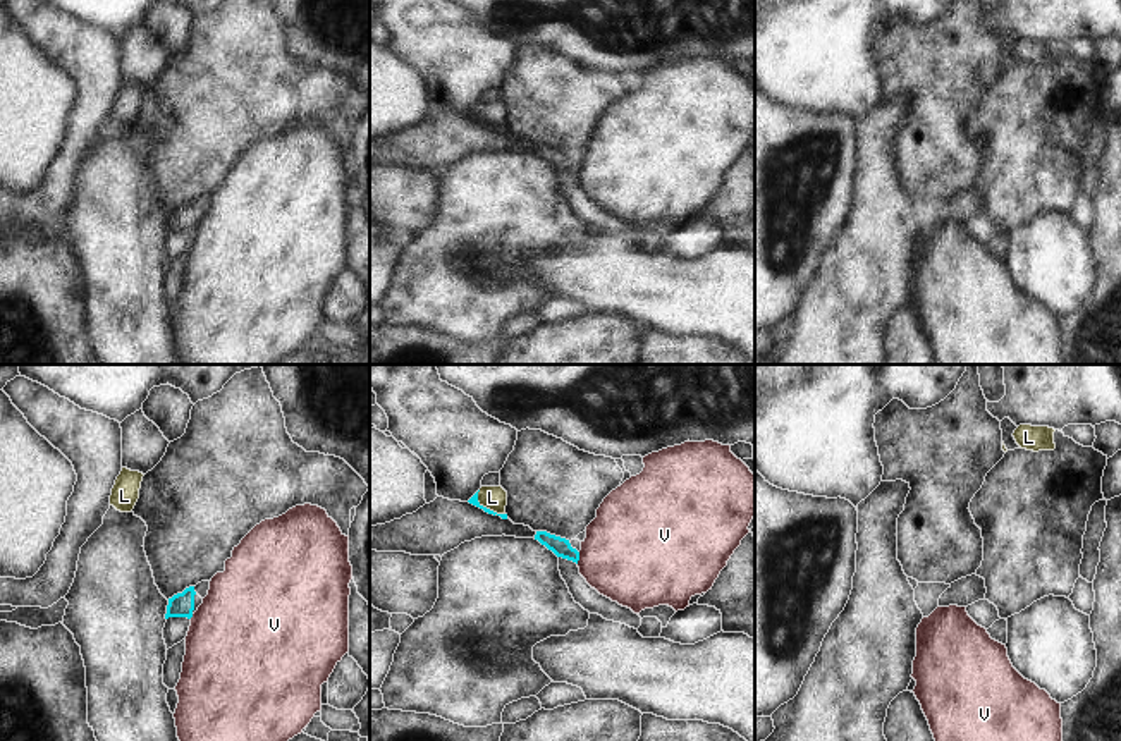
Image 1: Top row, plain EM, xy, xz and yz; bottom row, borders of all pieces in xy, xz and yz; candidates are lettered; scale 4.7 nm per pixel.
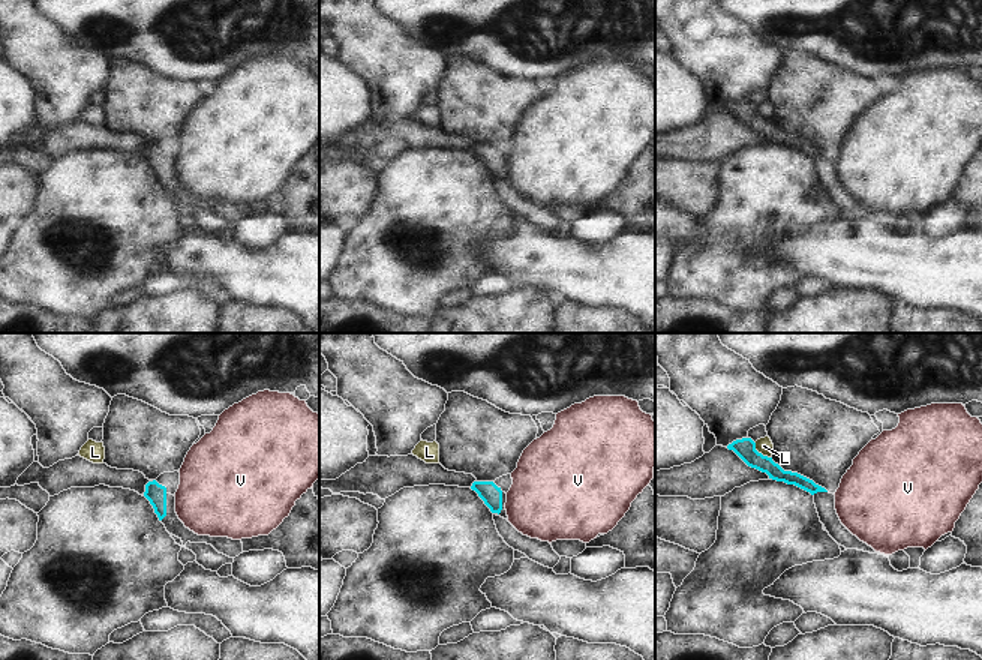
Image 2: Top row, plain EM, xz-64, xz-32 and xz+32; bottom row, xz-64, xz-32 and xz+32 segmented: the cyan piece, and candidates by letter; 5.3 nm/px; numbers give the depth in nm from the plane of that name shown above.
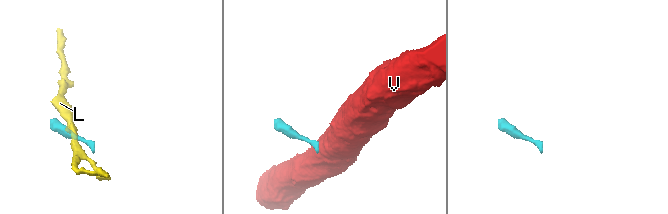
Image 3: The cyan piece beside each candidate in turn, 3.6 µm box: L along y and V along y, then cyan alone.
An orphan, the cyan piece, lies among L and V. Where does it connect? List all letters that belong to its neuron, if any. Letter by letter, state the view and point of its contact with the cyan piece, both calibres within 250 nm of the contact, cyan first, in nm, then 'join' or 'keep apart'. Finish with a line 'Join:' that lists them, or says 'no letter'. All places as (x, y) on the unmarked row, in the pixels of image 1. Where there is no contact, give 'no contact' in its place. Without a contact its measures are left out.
L: meets cyan in xz at (485, 122); 40 nm thick on the cyan side, 110 nm on the other; keep apart
V: meets cyan in xz at (578, 172); 90 nm thick on the cyan side, 460 nm on the other; keep apart
Join: no letter

